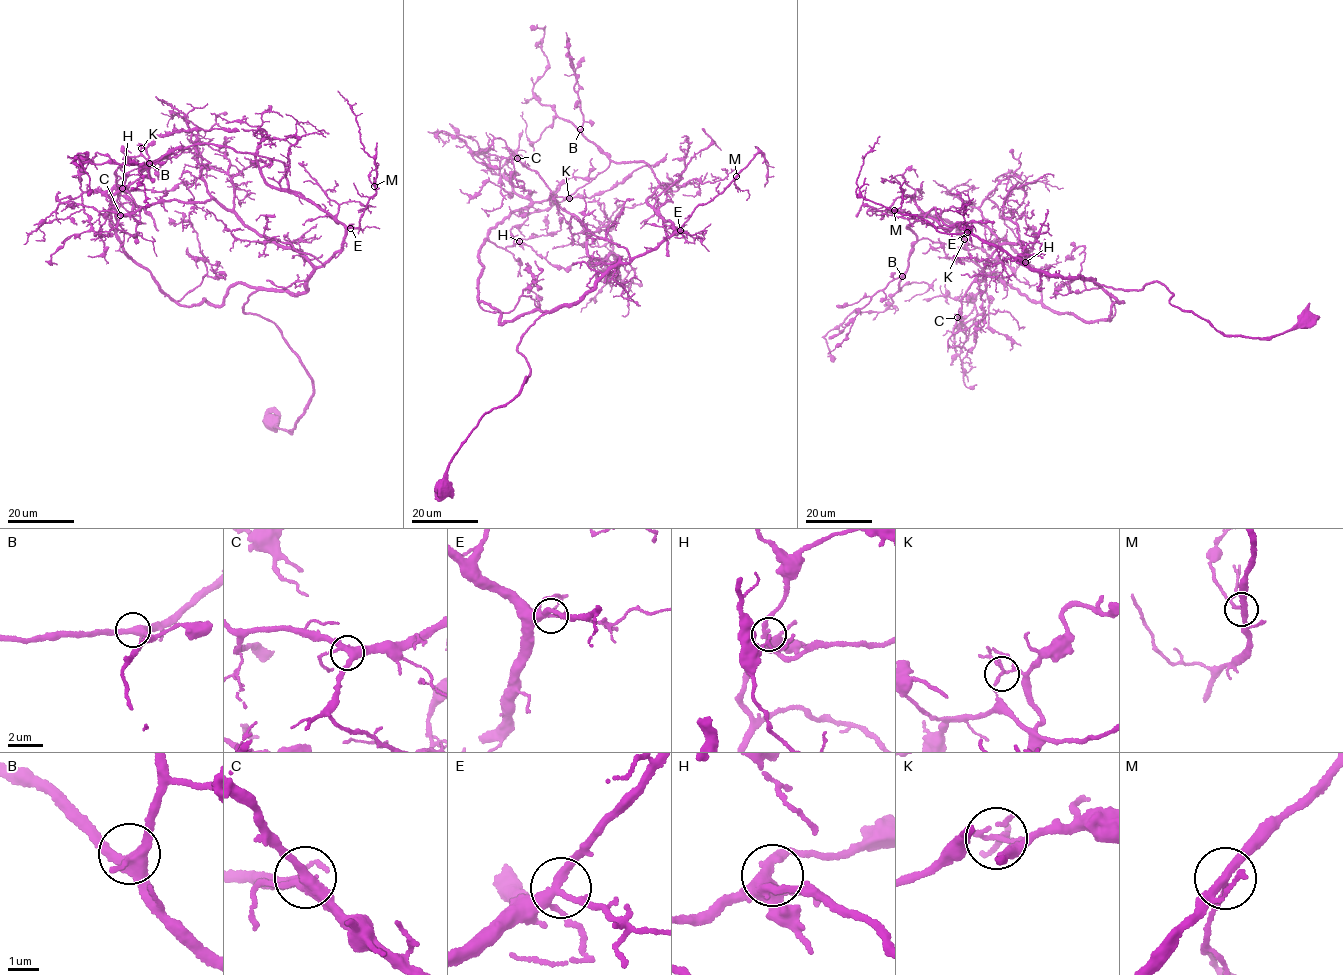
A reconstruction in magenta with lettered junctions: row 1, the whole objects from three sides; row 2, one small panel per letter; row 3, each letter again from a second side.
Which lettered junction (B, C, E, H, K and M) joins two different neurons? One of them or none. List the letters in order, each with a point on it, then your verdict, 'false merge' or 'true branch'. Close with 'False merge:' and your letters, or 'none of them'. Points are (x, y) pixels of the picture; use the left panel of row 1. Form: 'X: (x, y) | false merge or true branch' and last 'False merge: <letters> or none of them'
B: (149, 163) | true branch
C: (120, 215) | true branch
E: (350, 228) | true branch
H: (122, 188) | true branch
K: (141, 148) | false merge
M: (374, 186) | true branch
False merge: K

